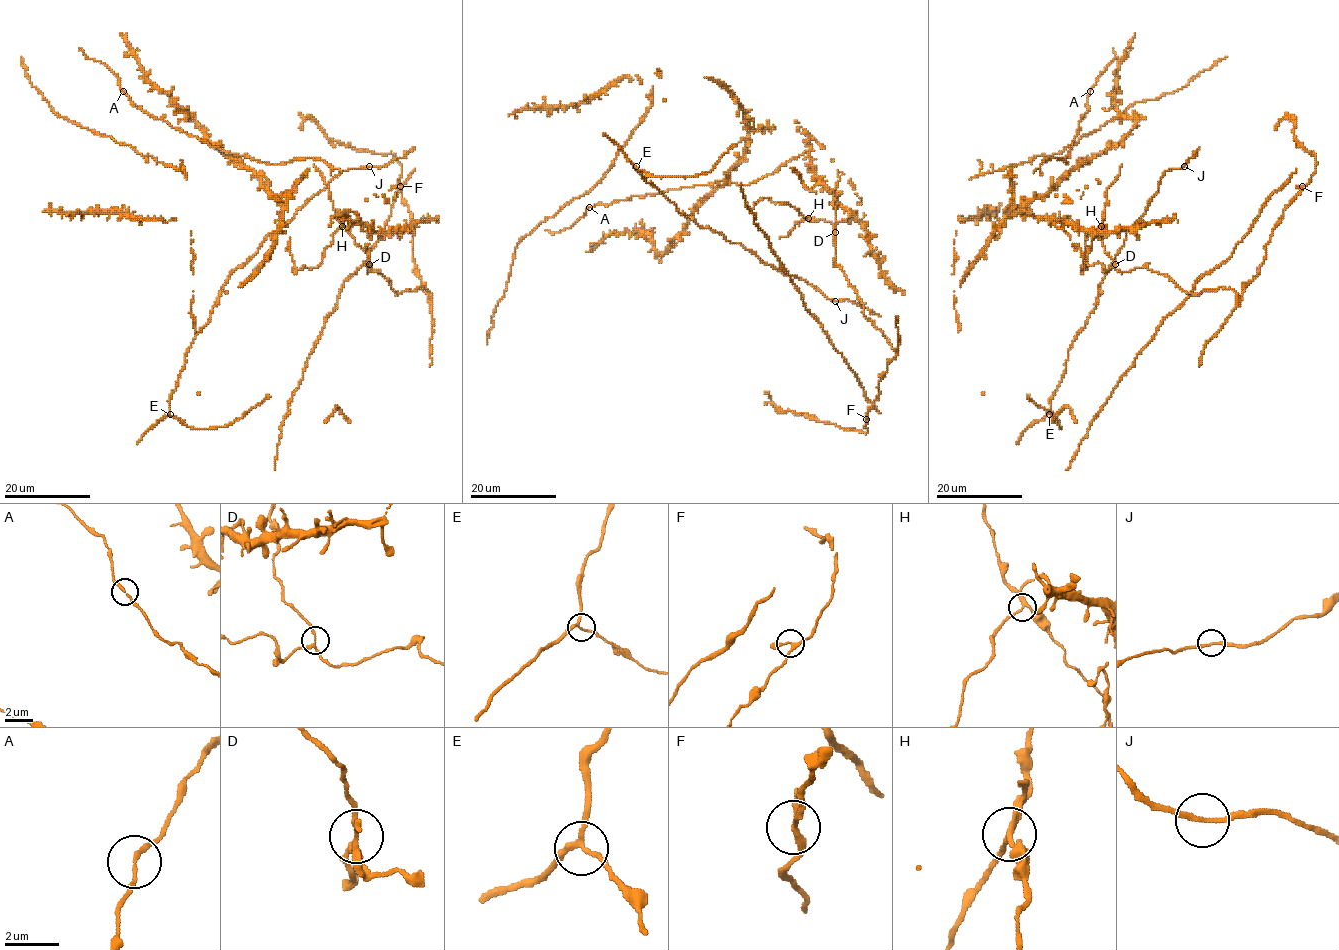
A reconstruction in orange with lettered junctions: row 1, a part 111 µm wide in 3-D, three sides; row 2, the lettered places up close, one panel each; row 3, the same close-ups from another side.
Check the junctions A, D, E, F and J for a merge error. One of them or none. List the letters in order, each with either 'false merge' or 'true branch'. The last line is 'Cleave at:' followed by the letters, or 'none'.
A: true branch
D: false merge
E: true branch
F: true branch
J: true branch
Cleave at: D

